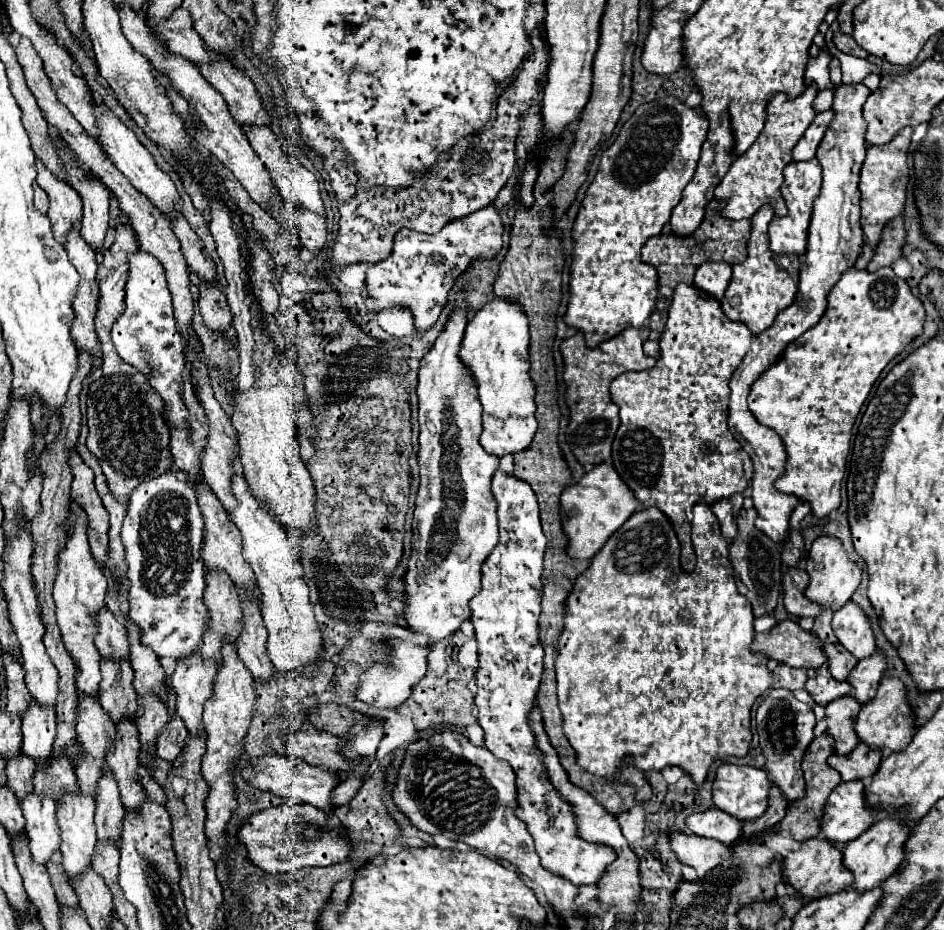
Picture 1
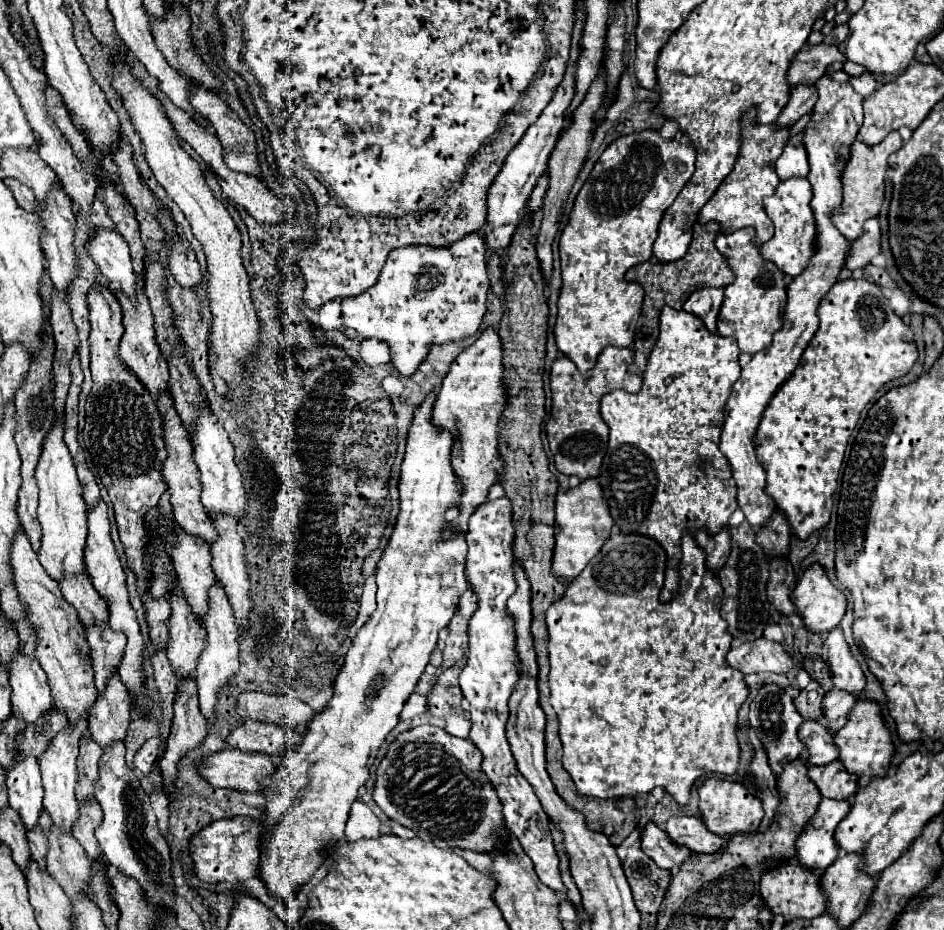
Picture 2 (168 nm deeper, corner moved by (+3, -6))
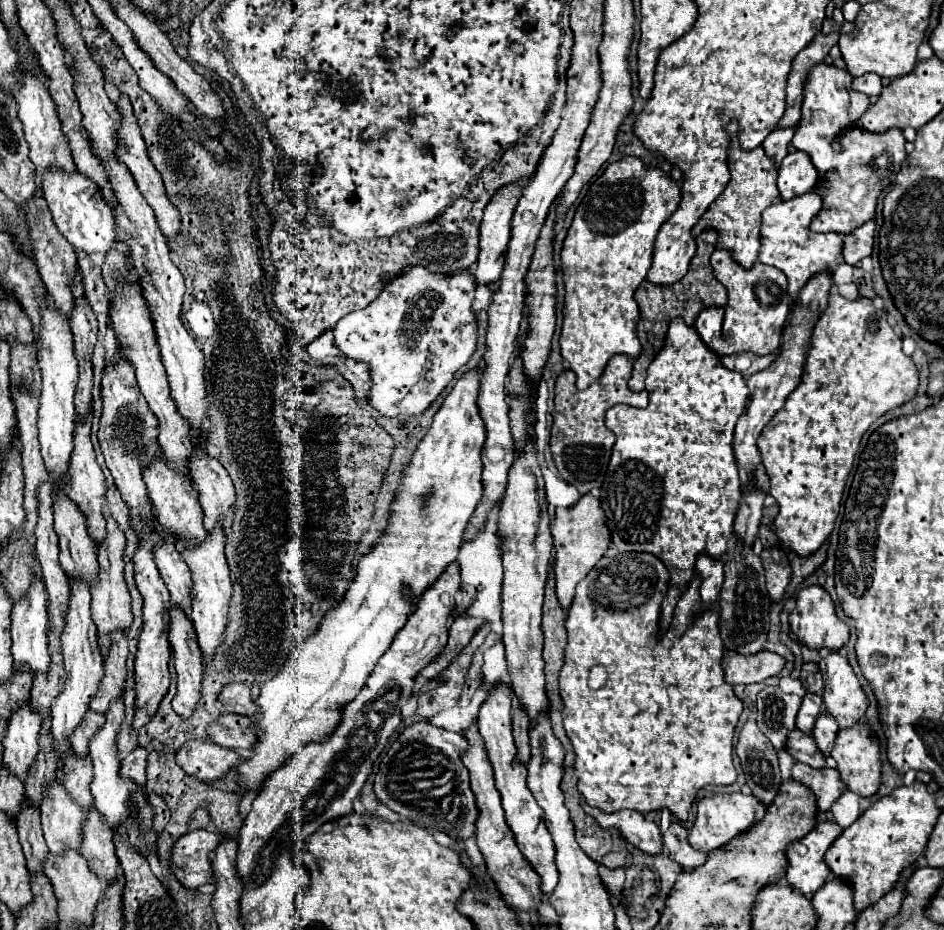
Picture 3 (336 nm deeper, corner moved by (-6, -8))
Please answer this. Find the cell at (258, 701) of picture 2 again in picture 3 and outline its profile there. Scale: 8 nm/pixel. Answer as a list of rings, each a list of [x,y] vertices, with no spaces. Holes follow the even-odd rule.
[[[242,682],[228,684],[220,694],[220,702],[222,702],[224,712],[242,714],[242,716],[250,716],[250,718],[254,718],[258,714],[258,706],[254,702],[254,696],[252,696],[250,688]]]

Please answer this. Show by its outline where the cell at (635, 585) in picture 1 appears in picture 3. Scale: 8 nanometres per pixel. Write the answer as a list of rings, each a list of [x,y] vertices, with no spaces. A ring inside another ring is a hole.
[[[626,552],[626,554],[616,554],[612,558],[602,558],[598,564],[588,572],[588,576],[576,586],[576,596],[572,600],[572,606],[568,610],[566,618],[566,634],[568,634],[568,644],[564,650],[564,666],[560,668],[560,696],[564,702],[562,718],[564,718],[564,730],[574,746],[574,772],[578,776],[578,790],[586,798],[590,806],[596,806],[604,812],[616,812],[622,808],[632,808],[638,812],[648,812],[648,810],[662,810],[670,808],[672,814],[678,816],[678,820],[686,820],[690,816],[692,802],[698,794],[700,788],[706,784],[732,784],[736,782],[736,768],[732,762],[732,738],[734,738],[734,728],[736,722],[742,714],[742,702],[734,694],[734,686],[726,684],[724,674],[722,674],[722,658],[724,658],[724,642],[720,638],[720,612],[718,610],[706,610],[702,606],[702,600],[698,598],[698,574],[692,578],[688,584],[686,592],[682,594],[674,618],[670,622],[670,628],[664,634],[660,632],[660,604],[666,592],[668,584],[668,570],[660,558],[654,554],[644,554],[644,552]]]

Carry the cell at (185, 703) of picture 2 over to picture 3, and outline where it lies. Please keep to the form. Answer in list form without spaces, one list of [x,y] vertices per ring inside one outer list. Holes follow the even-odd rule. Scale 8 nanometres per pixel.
[[[170,610],[170,616],[170,646],[174,650],[174,666],[178,672],[178,692],[172,700],[172,708],[182,718],[190,718],[202,698],[202,652],[198,650],[190,618],[182,610]]]

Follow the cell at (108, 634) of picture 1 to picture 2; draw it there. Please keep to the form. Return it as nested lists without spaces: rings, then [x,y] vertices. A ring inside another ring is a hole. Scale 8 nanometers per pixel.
[[[65,574],[59,580],[59,590],[63,598],[79,612],[79,620],[83,626],[89,624],[105,624],[109,618],[109,610],[105,600],[93,588],[89,576],[83,574]]]

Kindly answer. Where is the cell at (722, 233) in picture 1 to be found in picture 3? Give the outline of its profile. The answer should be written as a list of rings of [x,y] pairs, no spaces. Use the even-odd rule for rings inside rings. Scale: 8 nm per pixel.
[[[708,266],[706,270],[688,270],[686,276],[678,282],[674,282],[674,286],[658,286],[658,284],[652,284],[650,280],[644,280],[638,290],[634,292],[634,298],[640,306],[640,328],[638,328],[638,336],[640,336],[640,342],[642,342],[642,352],[640,356],[634,360],[634,372],[632,372],[632,378],[630,378],[630,390],[634,392],[640,392],[644,390],[644,378],[646,378],[646,370],[650,366],[650,362],[654,360],[654,356],[650,356],[650,346],[658,352],[662,346],[664,346],[664,330],[668,326],[668,322],[672,318],[684,318],[686,324],[694,324],[694,318],[698,316],[700,310],[708,308],[708,306],[726,306],[726,286],[722,286],[712,268]]]

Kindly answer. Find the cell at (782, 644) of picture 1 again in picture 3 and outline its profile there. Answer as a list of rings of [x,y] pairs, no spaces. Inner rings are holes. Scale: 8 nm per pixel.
[[[760,650],[758,654],[740,656],[726,652],[724,656],[724,672],[728,684],[752,684],[762,682],[770,676],[780,674],[786,660],[770,650]]]

